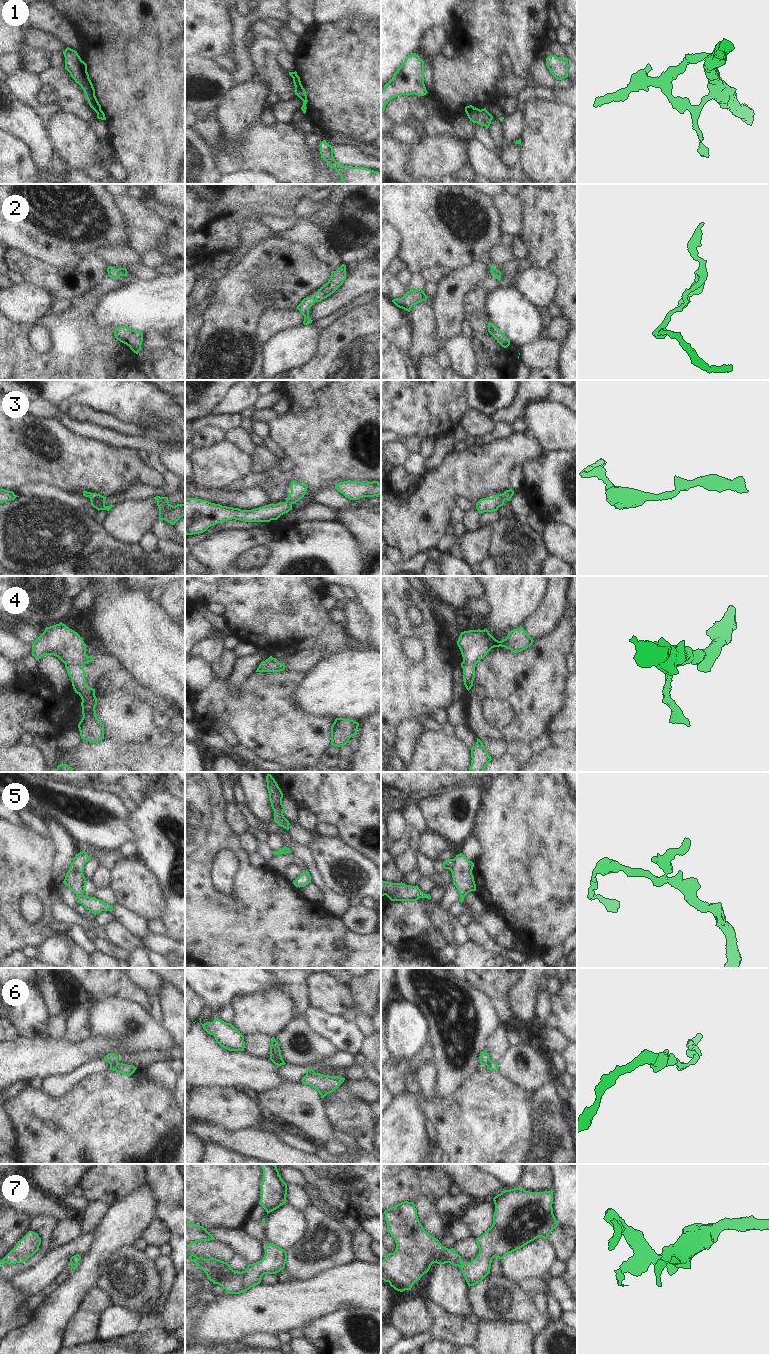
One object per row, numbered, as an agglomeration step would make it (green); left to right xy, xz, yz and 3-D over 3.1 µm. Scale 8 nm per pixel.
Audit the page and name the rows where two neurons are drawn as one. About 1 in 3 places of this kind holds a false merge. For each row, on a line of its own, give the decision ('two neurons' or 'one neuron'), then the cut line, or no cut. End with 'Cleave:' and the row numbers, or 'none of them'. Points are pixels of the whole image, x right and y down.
1: two neurons | xy (101, 110), (97, 113)
2: one neuron | no cut
3: one neuron | no cut
4: one neuron | no cut
5: one neuron | no cut
6: two neurons | xy (118, 1062), (110, 1064)
7: one neuron | no cut
Cleave: 1, 6

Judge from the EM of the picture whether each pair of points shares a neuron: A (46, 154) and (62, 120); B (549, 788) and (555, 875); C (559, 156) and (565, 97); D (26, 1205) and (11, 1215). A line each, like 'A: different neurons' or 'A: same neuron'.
A: different neurons
B: same neuron
C: different neurons
D: different neurons

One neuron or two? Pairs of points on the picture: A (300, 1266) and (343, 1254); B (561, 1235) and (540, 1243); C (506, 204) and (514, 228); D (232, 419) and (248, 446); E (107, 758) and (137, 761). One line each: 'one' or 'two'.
A: one
B: two
C: one
D: two
E: one

